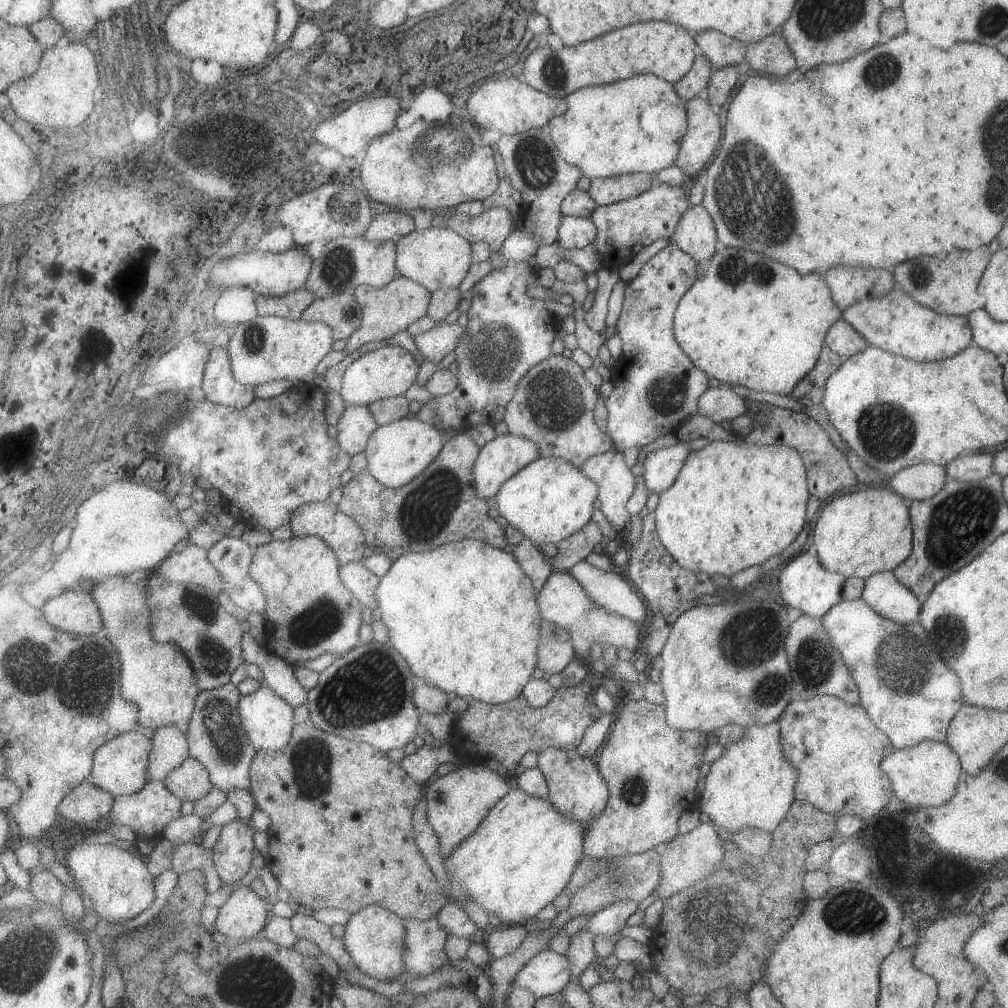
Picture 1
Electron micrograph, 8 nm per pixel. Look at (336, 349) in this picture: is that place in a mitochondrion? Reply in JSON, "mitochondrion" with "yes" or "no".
{"mitochondrion":"no"}

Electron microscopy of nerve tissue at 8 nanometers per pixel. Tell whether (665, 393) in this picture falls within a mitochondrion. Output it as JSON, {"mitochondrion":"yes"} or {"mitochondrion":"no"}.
{"mitochondrion":"yes"}

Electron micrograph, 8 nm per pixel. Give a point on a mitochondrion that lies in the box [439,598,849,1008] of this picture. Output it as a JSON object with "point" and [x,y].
{"point":[712,924]}

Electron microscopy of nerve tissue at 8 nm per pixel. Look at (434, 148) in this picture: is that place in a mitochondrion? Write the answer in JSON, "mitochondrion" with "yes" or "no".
{"mitochondrion":"yes"}

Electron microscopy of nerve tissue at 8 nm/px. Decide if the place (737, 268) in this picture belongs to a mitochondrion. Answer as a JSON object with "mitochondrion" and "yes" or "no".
{"mitochondrion":"yes"}

